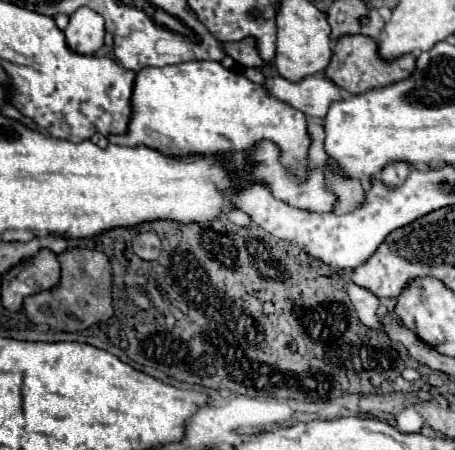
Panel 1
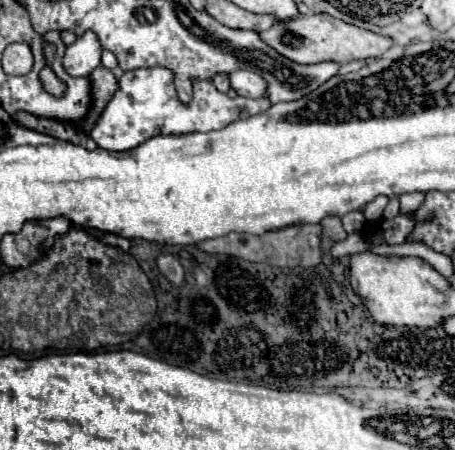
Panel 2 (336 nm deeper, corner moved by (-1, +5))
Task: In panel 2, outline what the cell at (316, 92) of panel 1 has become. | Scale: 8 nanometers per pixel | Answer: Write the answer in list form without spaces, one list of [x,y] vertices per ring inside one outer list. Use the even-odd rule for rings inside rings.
[[[242,69],[230,71],[228,81],[230,87],[242,97],[262,97],[266,91],[266,83],[262,81],[262,77],[258,77],[252,71],[242,71]]]

